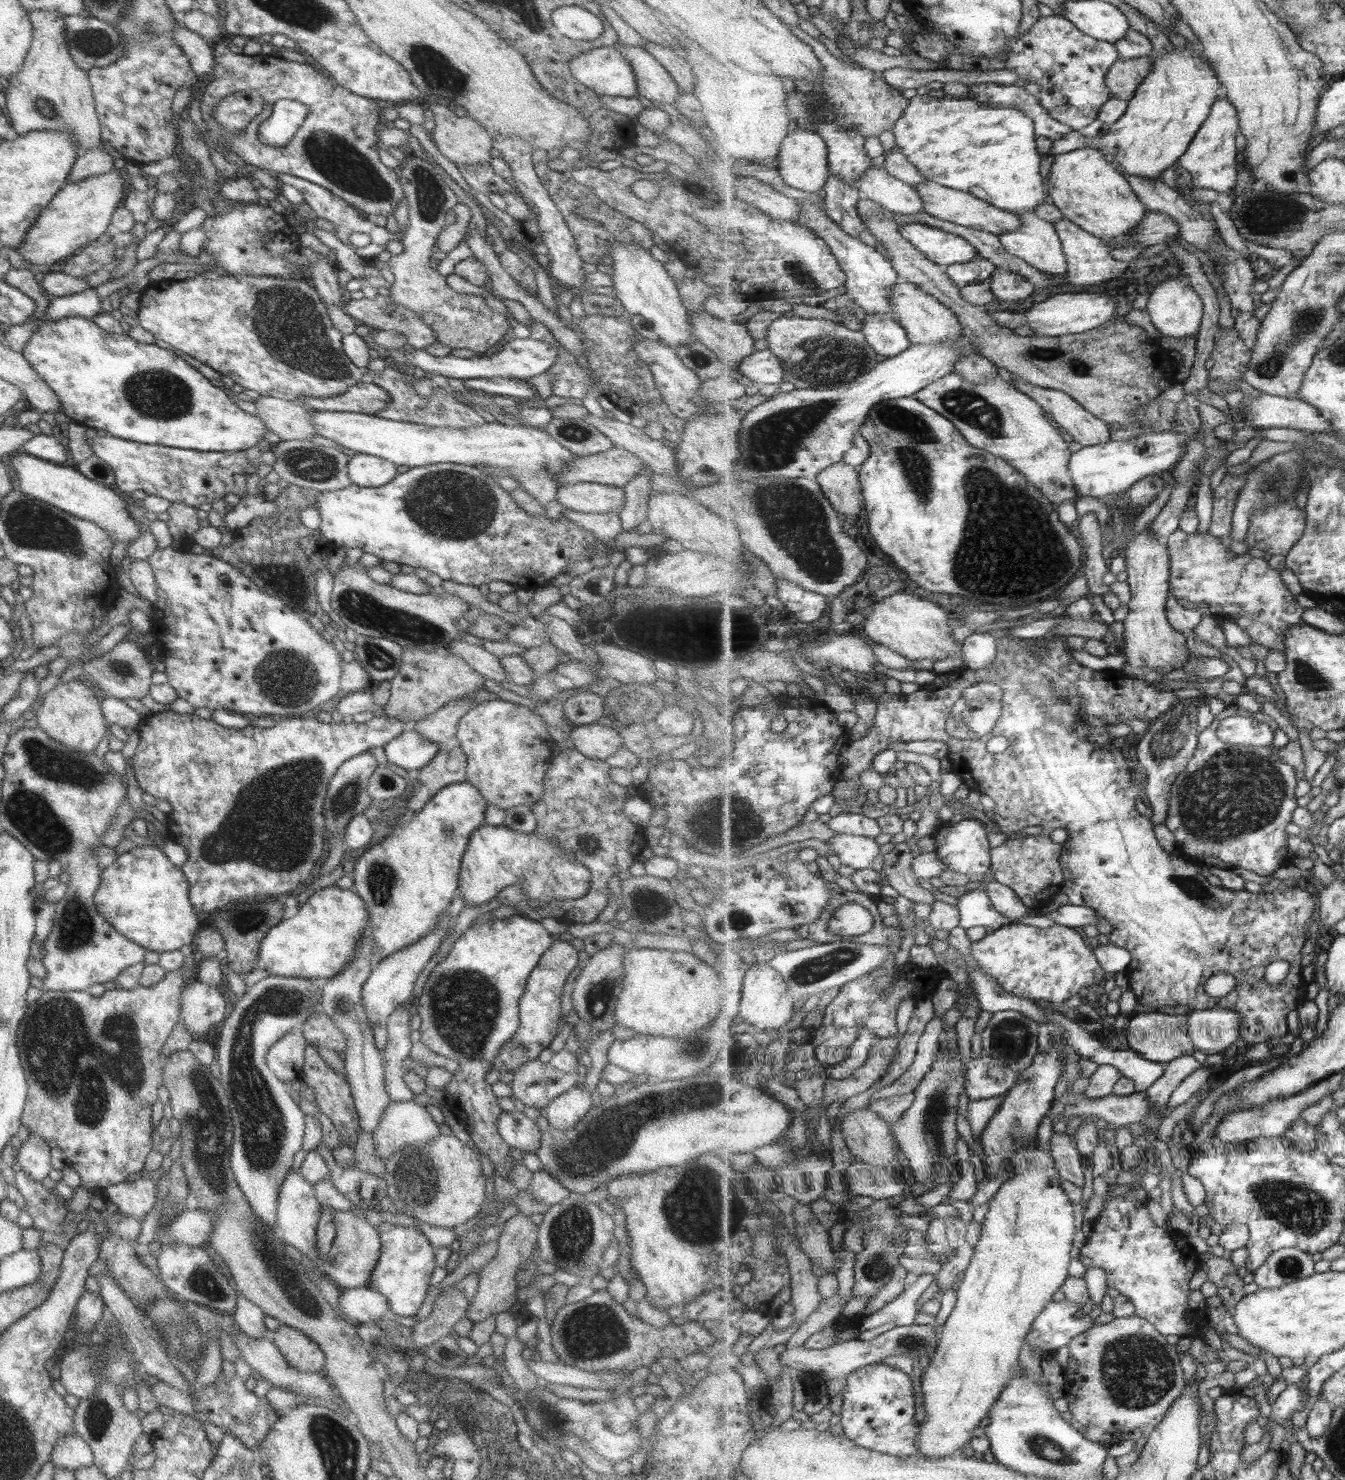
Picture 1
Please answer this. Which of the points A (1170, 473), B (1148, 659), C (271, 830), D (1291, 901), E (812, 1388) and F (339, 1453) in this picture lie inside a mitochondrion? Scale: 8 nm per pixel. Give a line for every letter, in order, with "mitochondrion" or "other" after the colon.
A: other
B: other
C: mitochondrion
D: other
E: other
F: mitochondrion

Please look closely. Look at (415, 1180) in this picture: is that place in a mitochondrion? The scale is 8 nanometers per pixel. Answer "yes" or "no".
yes

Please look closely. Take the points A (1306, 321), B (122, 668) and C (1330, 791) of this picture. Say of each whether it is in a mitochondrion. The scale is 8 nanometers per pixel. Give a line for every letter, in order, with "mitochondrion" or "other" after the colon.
A: mitochondrion
B: mitochondrion
C: other

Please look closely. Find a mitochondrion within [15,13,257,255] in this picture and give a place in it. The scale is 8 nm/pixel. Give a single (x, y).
(90, 43)

